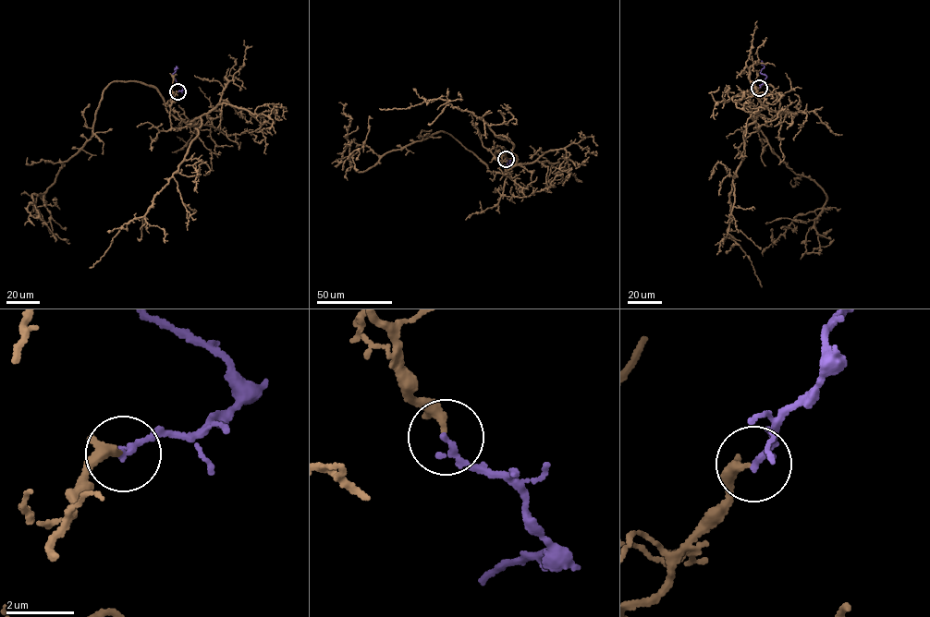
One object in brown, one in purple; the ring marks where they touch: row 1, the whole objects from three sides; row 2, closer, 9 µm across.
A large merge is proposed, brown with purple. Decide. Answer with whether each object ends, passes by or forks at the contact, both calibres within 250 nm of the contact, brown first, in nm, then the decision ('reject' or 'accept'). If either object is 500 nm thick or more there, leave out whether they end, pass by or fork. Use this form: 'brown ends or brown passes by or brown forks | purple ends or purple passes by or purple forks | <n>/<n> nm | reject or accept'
brown ends | purple ends | 280/200 nm | reject

